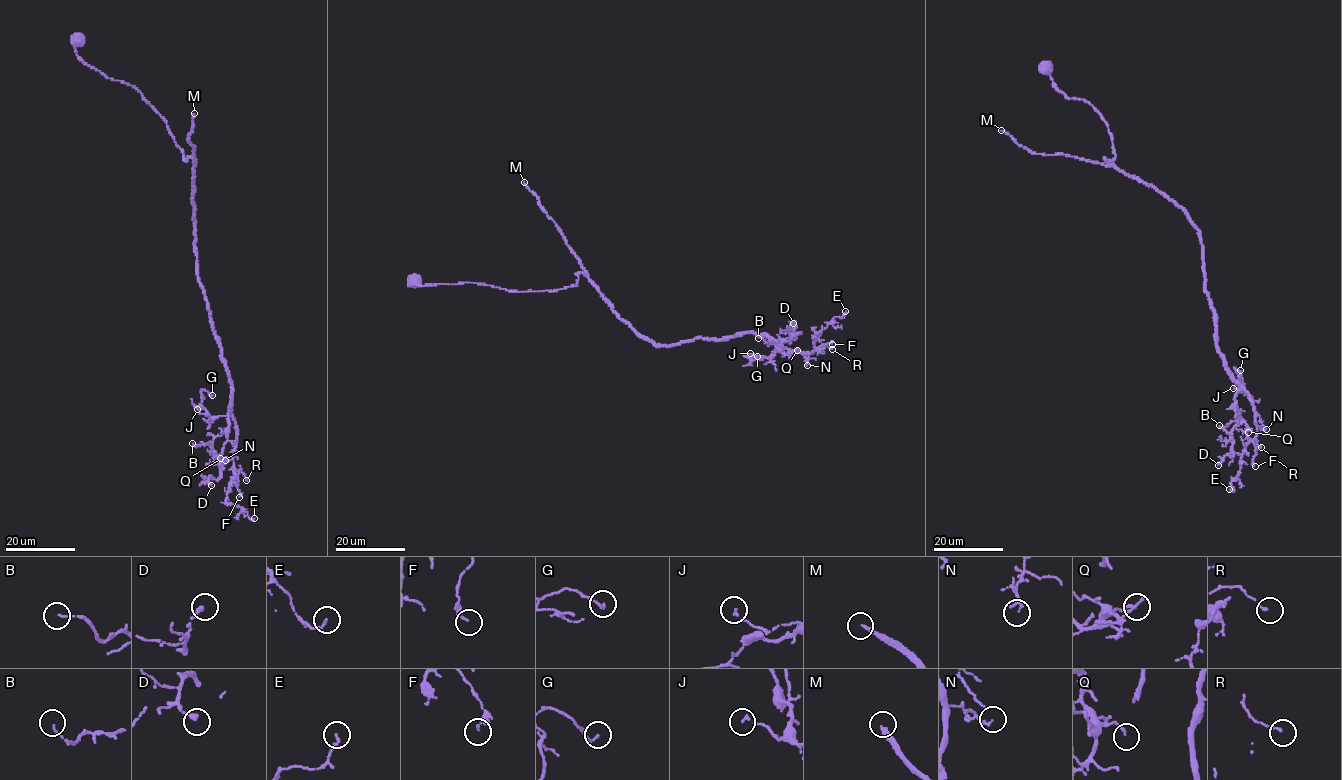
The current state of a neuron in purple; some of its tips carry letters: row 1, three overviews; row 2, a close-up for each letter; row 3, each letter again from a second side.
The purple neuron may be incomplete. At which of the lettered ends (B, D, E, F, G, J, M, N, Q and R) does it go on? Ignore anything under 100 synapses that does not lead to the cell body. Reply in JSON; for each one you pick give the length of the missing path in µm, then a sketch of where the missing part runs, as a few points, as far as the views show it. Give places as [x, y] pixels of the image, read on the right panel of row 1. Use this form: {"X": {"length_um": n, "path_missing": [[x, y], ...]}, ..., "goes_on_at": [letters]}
{"M": {"length_um": 160}, "goes_on_at": ["M"]}

